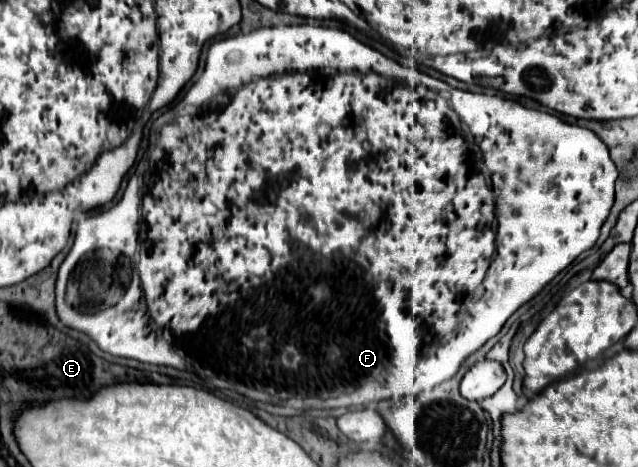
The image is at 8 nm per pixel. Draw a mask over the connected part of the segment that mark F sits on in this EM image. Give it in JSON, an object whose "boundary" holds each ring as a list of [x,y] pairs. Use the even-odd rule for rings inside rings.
{"boundary":[[[317,25],[263,27],[247,35],[237,35],[237,37],[215,41],[209,47],[207,65],[205,65],[203,75],[187,91],[181,105],[183,107],[199,105],[199,107],[191,115],[175,117],[163,129],[162,126],[152,129],[149,141],[157,143],[161,130],[159,143],[145,155],[145,161],[141,163],[139,171],[129,179],[123,199],[113,209],[95,213],[79,223],[79,229],[75,231],[73,251],[65,257],[59,269],[59,275],[57,275],[57,287],[55,287],[57,315],[65,325],[87,333],[103,351],[111,355],[129,357],[129,359],[137,359],[137,361],[153,363],[153,365],[171,365],[177,369],[185,369],[185,361],[187,361],[187,367],[199,373],[203,371],[203,379],[211,381],[217,389],[233,389],[251,399],[259,399],[259,387],[267,391],[269,395],[279,397],[279,401],[271,401],[271,403],[281,403],[281,405],[285,405],[287,399],[305,399],[305,397],[331,399],[331,397],[339,397],[351,391],[365,389],[363,395],[357,393],[359,399],[355,399],[359,401],[355,405],[363,405],[367,401],[417,395],[425,387],[433,387],[433,385],[439,385],[451,379],[459,371],[467,355],[477,351],[477,347],[481,347],[487,339],[495,337],[501,331],[503,323],[523,303],[527,303],[533,295],[537,295],[561,269],[565,269],[571,261],[575,261],[583,251],[595,245],[595,241],[599,239],[601,225],[605,223],[611,211],[611,205],[613,205],[617,169],[609,157],[607,147],[601,145],[601,139],[593,131],[583,129],[579,125],[569,125],[553,113],[549,115],[543,111],[525,109],[523,105],[511,99],[453,89],[439,79],[433,79],[429,75],[423,75],[423,73],[417,73],[417,71],[411,71],[399,65],[397,61],[385,57],[383,53],[359,43],[355,37],[351,37],[349,33],[341,29],[329,29],[329,27],[317,27]],[[215,161],[219,163],[219,171],[205,171],[205,165],[211,165],[211,163],[215,165]],[[353,229],[365,229],[365,237],[361,237],[361,249],[357,249],[357,257],[361,257],[361,265],[357,265],[357,261],[353,261],[353,257],[345,253],[345,277],[341,277],[341,257],[337,257],[337,253],[341,253],[341,241],[349,241],[345,233],[353,233]],[[105,247],[109,249],[119,247],[123,255],[127,255],[129,259],[135,259],[137,267],[133,265],[133,269],[137,269],[139,279],[135,275],[133,281],[129,281],[129,289],[125,289],[125,295],[107,309],[91,311],[89,307],[87,311],[83,303],[67,305],[67,281],[69,281],[73,267],[87,251],[105,249]],[[381,277],[397,277],[397,283],[401,283],[401,287],[407,291],[409,305],[419,307],[419,315],[425,321],[433,321],[431,325],[433,327],[439,325],[439,329],[451,329],[453,337],[441,343],[435,355],[417,357],[409,363],[393,365],[391,345],[389,341],[385,341],[385,333],[383,333],[385,323],[381,323],[383,321],[381,317],[385,317],[385,305],[383,305],[385,293],[389,293],[381,289]],[[239,301],[245,301],[245,307],[243,305],[241,309],[231,307],[231,303],[239,303]],[[149,321],[153,327],[165,329],[169,331],[169,335],[177,335],[177,345],[181,345],[181,353],[185,359],[177,355],[173,347],[167,347],[159,341],[157,333],[149,327]]]}

